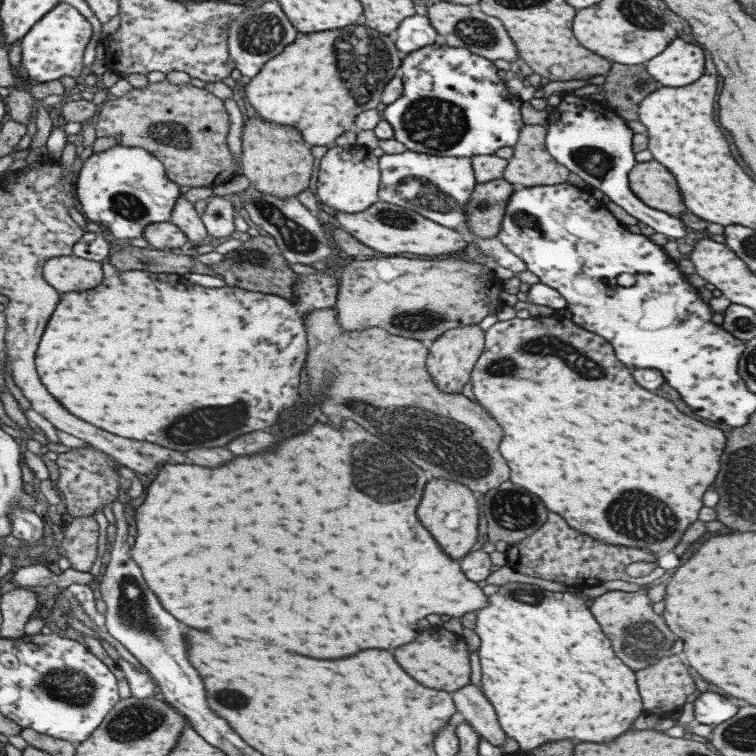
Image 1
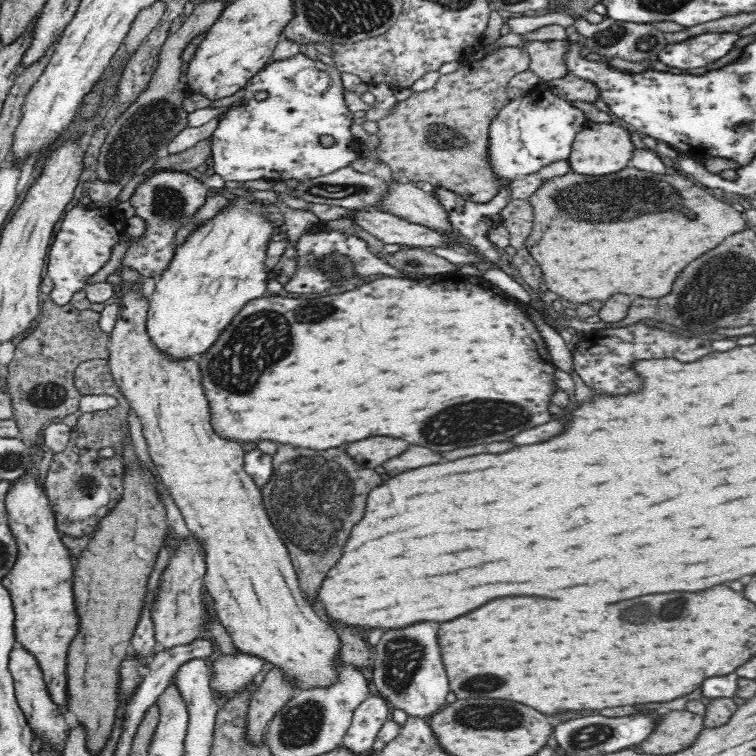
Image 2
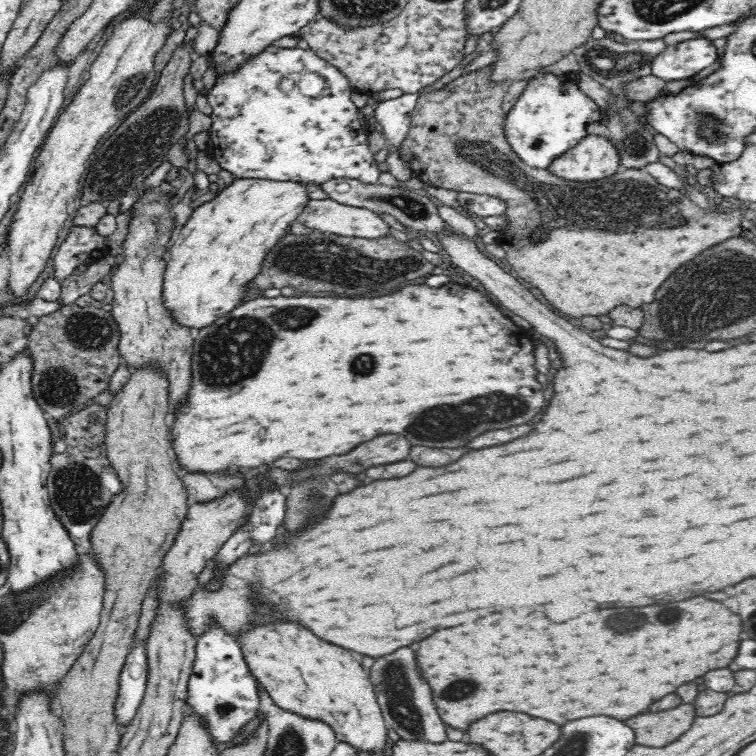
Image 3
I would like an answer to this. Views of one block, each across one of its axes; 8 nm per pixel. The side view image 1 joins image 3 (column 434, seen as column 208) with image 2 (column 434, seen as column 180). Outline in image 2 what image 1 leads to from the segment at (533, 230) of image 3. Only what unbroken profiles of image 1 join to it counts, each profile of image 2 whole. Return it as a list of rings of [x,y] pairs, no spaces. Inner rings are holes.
[[[509,46],[494,50],[482,60],[461,64],[453,73],[440,75],[439,81],[432,88],[412,93],[406,100],[398,101],[389,115],[377,122],[377,136],[380,138],[378,157],[390,167],[398,180],[430,182],[434,186],[451,190],[466,200],[490,202],[502,187],[506,188],[512,182],[498,177],[490,163],[490,123],[511,101],[507,93],[509,80],[530,69],[530,63],[531,58],[527,50],[522,46]]]

